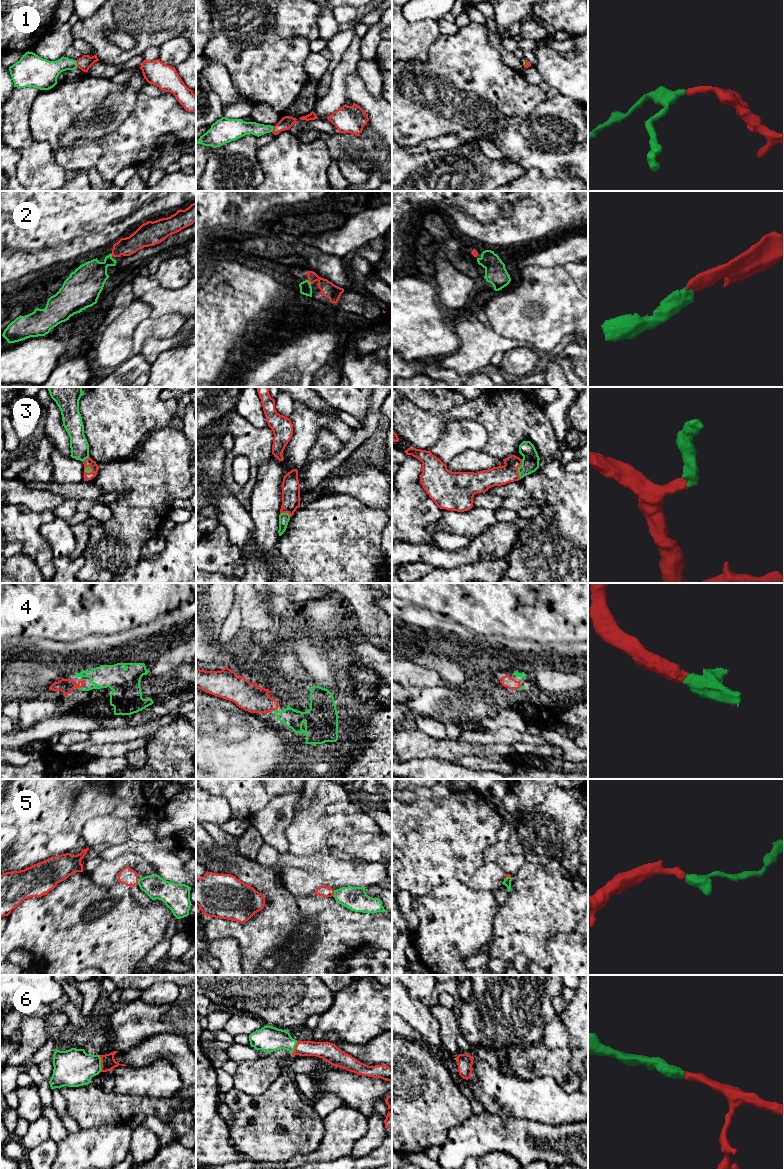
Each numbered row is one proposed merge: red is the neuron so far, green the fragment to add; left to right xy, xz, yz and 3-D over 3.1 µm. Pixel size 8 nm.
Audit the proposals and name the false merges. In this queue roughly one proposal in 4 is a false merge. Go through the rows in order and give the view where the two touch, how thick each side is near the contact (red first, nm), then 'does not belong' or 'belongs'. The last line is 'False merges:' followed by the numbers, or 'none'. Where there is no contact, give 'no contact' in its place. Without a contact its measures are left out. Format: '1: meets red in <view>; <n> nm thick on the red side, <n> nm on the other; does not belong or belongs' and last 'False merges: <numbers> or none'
1: meets red in xy; 110 nm thick on the red side, 190 nm on the other; belongs
2: meets red in xz; 120 nm thick on the red side, 100 nm on the other; belongs
3: meets red in yz; 160 nm thick on the red side, 140 nm on the other; belongs
4: meets red in xy; 110 nm thick on the red side, 180 nm on the other; belongs
5: meets red in xz; 90 nm thick on the red side, 190 nm on the other; does not belong
6: meets red in xy; 120 nm thick on the red side, 300 nm on the other; belongs
False merges: 5

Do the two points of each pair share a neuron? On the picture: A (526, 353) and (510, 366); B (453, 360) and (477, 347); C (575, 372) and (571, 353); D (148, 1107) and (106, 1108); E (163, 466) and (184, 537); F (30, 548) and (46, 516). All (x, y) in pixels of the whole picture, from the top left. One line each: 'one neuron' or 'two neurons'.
A: one neuron
B: one neuron
C: one neuron
D: one neuron
E: two neurons
F: one neuron

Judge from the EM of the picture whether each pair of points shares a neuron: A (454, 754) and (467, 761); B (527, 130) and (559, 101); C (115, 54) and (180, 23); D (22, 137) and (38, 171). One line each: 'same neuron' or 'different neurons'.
A: different neurons
B: same neuron
C: same neuron
D: different neurons

